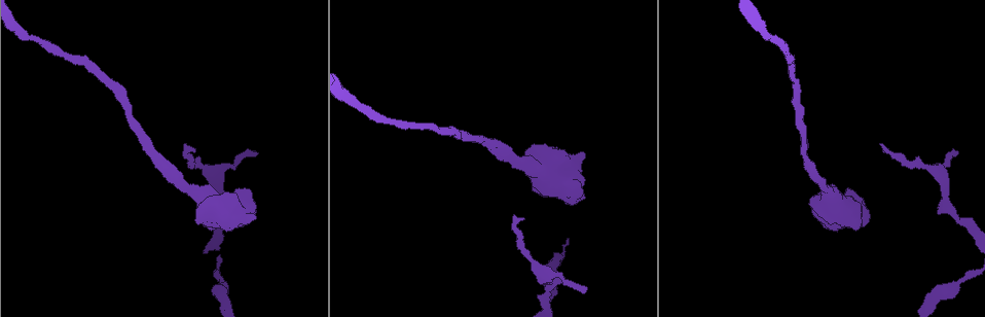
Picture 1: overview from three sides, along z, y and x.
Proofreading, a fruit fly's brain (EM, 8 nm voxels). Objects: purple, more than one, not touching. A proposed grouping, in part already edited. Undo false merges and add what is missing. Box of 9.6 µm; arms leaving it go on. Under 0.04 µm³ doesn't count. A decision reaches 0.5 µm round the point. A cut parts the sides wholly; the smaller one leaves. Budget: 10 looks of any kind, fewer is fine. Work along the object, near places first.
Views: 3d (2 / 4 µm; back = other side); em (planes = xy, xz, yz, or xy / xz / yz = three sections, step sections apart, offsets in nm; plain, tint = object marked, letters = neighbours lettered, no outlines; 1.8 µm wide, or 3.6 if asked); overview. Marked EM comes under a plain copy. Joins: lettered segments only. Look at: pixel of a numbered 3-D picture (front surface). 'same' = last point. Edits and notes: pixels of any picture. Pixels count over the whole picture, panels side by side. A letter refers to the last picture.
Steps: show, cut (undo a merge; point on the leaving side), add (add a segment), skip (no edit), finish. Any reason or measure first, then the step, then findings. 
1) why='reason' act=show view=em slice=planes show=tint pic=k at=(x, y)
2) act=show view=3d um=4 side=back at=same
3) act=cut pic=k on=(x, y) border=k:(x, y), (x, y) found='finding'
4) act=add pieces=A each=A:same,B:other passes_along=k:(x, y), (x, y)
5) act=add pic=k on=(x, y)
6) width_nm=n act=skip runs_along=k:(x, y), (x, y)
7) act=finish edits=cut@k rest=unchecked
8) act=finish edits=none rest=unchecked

act=show view=em slice=planes show=letters pic=1 at=(582, 151)

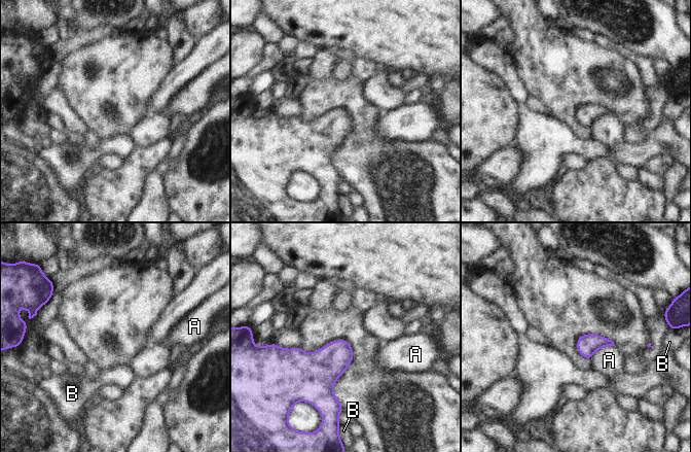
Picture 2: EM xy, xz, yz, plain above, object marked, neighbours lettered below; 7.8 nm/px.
longest_contact=A:220nm act=skip each=A:other,B:other found='no lettered segment goes on from it'

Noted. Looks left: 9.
why='free end' act=show view=em slice=planes show=letters pic=1 at=(884, 147)

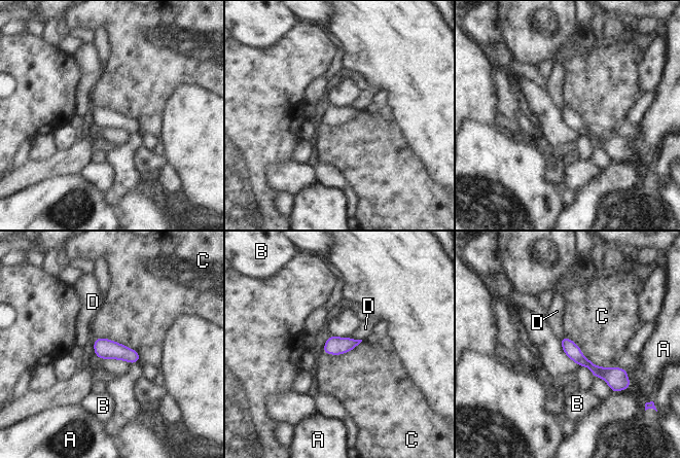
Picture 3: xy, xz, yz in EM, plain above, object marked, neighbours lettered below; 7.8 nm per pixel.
width_nm=120 act=skip each=A:other,B:other,C:other,D:other runs_along=3:(563, 341), (596, 371), (622, 378) found='none of them fits'

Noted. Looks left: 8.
why='an open end' act=show view=em slice=yz step=16 show=letters pic=1 at=(254, 150)

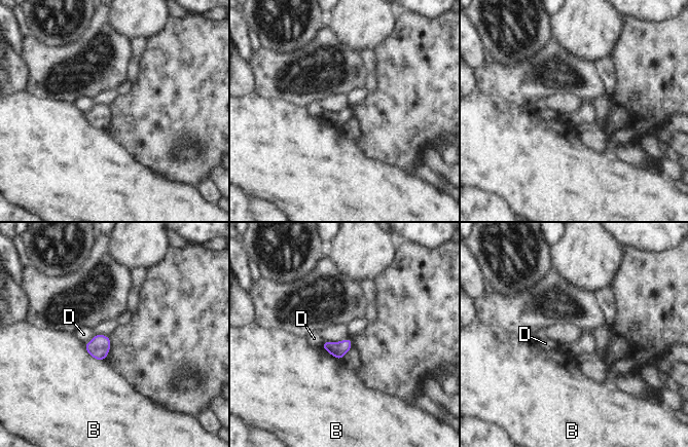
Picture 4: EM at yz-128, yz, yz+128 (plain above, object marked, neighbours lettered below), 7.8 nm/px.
act=show view=em slice=planes show=letters at=same

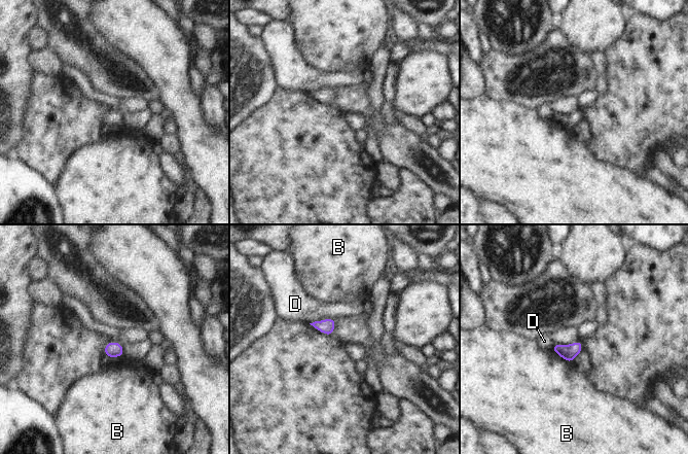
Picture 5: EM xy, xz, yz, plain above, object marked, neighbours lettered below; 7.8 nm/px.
longest_contact=D:200nm act=skip each=B:other,D:other border=5:(551, 349), (572, 363) found='no lettered segment goes on from it'

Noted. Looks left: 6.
why='calibre changes' act=show view=em slice=planes show=tint pic=1 at=(222, 287)

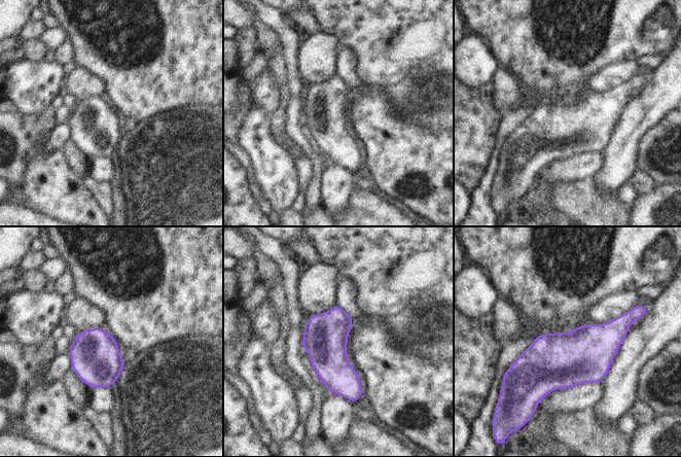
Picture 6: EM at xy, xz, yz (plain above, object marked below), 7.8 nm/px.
act=show view=em slice=planes show=letters at=same

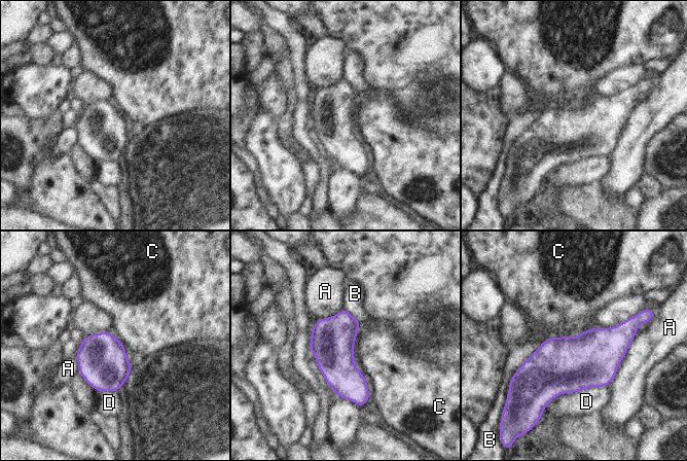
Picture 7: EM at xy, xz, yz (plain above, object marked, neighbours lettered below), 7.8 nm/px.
longest_contact=D:500nm act=skip each=A:other,B:other,C:other,D:other border=7:(591, 327), (579, 333) found='all the same neuron'

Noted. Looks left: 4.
act=finish edits=none rest=unchecked

